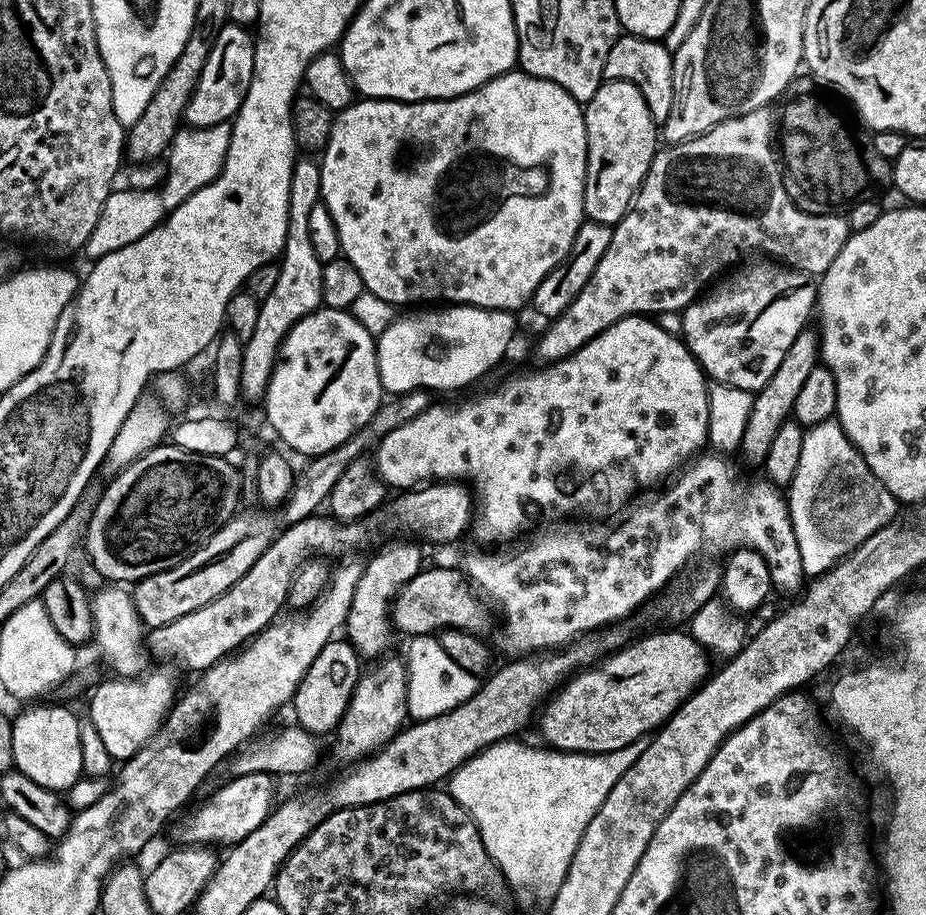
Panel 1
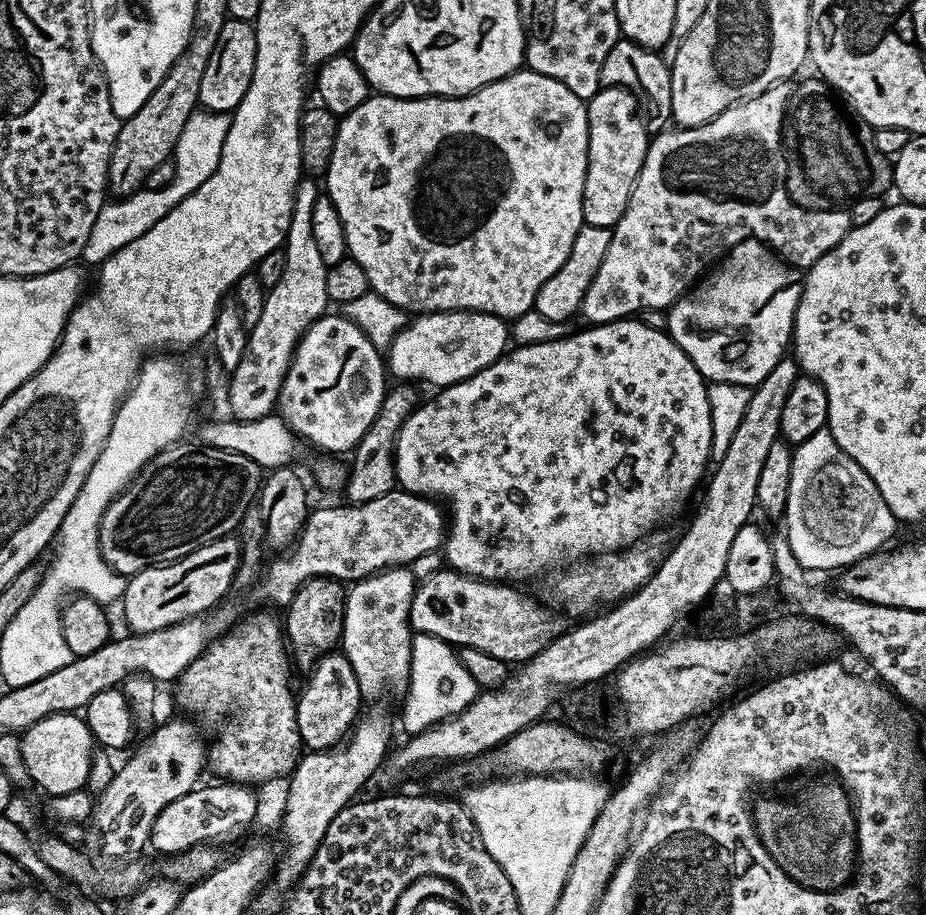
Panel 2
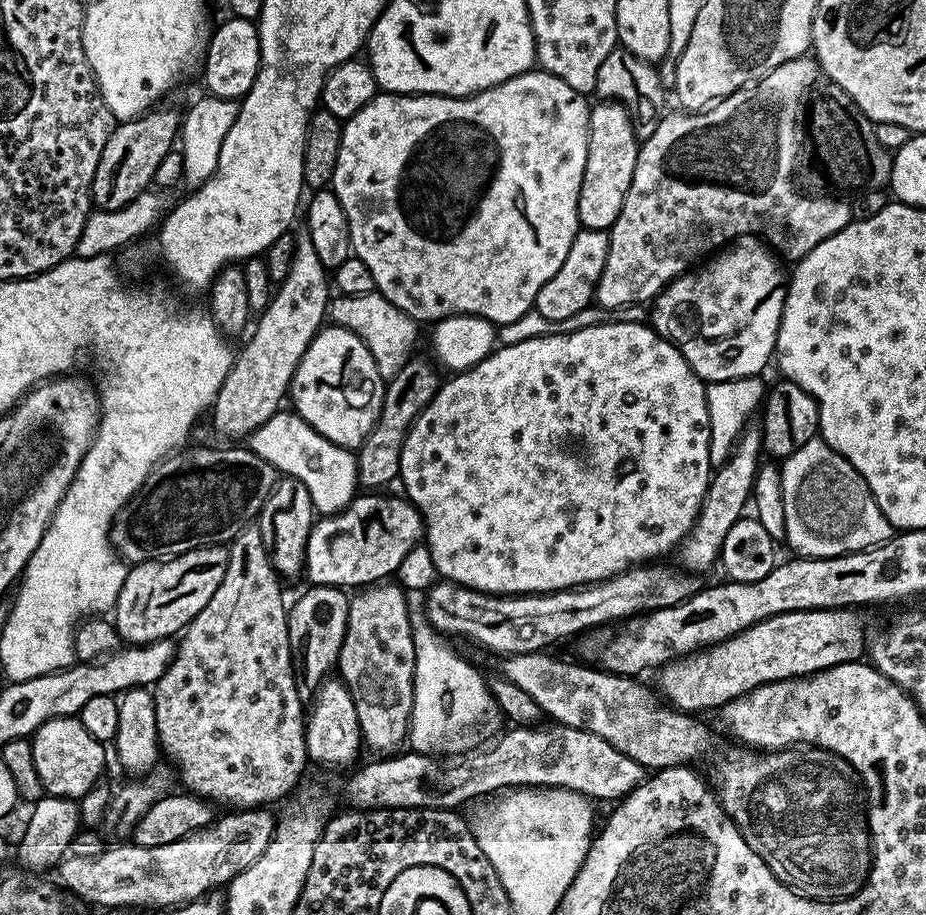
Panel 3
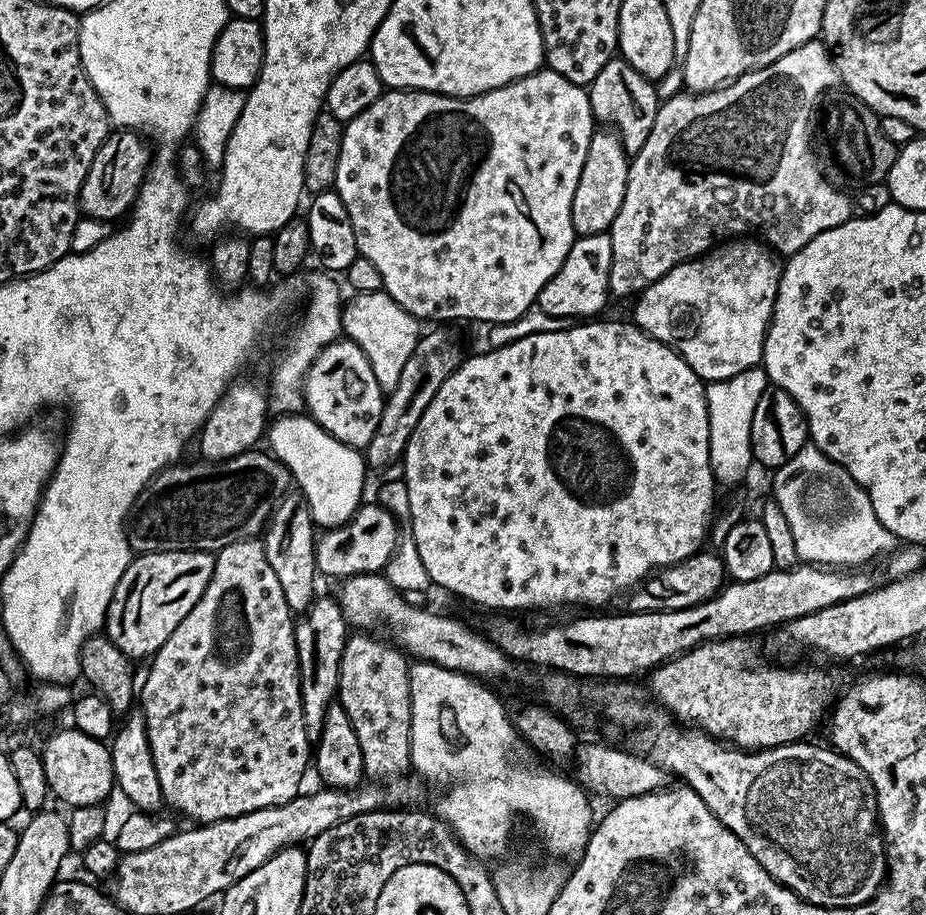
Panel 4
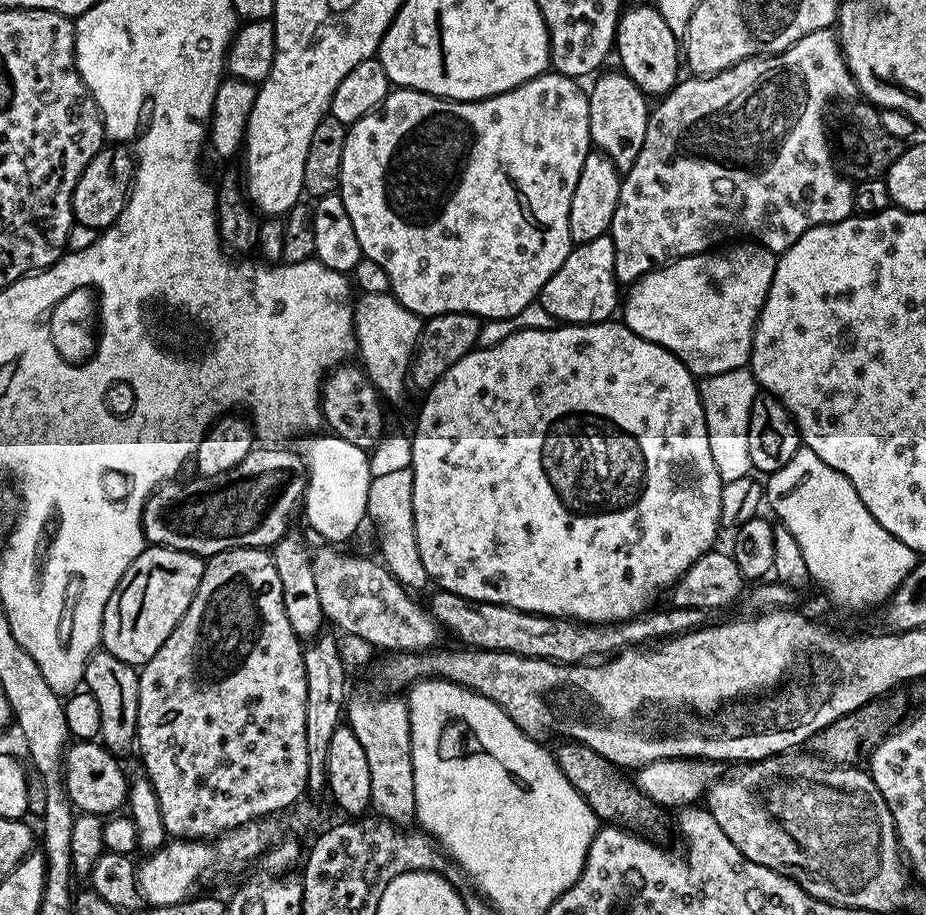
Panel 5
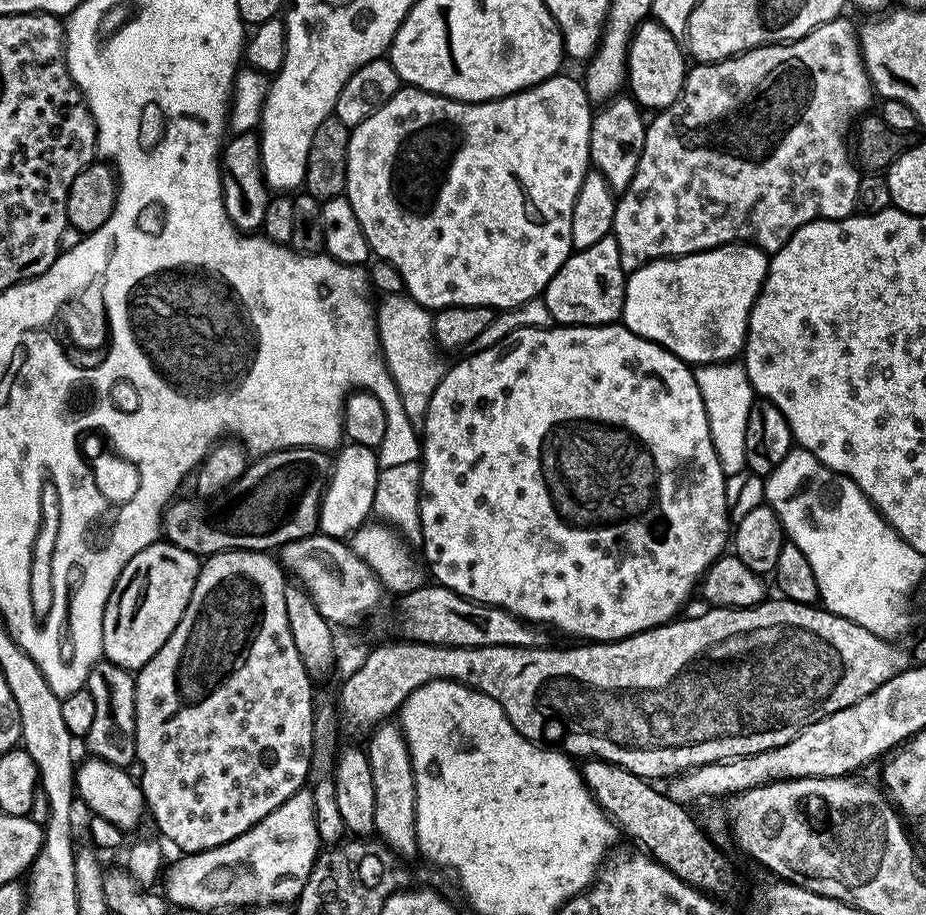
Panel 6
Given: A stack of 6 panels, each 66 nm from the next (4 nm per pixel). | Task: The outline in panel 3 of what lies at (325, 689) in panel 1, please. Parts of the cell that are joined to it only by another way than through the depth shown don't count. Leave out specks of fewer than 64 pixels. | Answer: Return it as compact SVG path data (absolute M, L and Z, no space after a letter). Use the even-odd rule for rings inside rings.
M329 678L321 688L316 689L316 695L312 697L306 712L304 737L308 747L308 759L313 765L316 763L324 768L351 769L357 763L355 760L362 753L358 710L354 710L354 698L350 698L350 690L343 680Z

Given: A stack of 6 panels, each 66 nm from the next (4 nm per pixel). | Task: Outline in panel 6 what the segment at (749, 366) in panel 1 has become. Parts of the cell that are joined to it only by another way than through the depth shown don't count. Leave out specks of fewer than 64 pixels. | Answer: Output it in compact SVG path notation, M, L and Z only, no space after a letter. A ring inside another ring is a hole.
M737 242L735 244L723 244L705 252L695 252L685 256L670 256L662 260L650 260L647 264L641 264L627 273L624 281L624 315L622 323L634 334L638 334L647 340L653 340L655 344L661 344L663 348L670 350L679 360L683 360L689 366L727 364L735 361L743 353L744 343L748 337L748 315L764 285L764 279L768 273L769 259L769 253L763 252L756 244Z

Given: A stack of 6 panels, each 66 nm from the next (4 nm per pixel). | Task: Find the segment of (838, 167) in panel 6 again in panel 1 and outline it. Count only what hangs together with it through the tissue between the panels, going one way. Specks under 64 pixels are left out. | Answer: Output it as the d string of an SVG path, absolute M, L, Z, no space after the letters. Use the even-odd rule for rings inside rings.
M767 107L750 110L746 114L730 118L726 122L715 124L713 128L706 130L700 136L683 140L681 144L670 144L661 147L657 151L656 157L650 162L650 170L646 174L644 183L641 184L639 192L636 193L632 207L612 228L610 246L606 246L606 254L602 254L602 262L598 262L594 274L590 274L590 282L586 282L586 286L582 286L578 298L574 298L574 302L570 302L570 306L566 311L561 316L555 317L549 323L552 325L541 334L540 341L536 344L536 356L540 359L540 362L551 362L566 358L578 351L583 344L590 342L598 334L602 334L602 330L606 330L614 322L625 320L628 316L644 316L645 314L655 314L662 311L683 313L684 309L696 301L713 281L723 277L737 263L735 260L739 258L740 252L748 252L751 248L756 252L760 252L756 254L767 254L769 257L783 262L789 268L797 268L803 272L808 272L813 278L819 277L830 266L830 262L834 262L834 258L838 258L838 250L842 250L842 246L850 235L848 221L840 214L815 216L809 212L804 212L788 197L788 192L784 188L785 175L782 171L782 164L774 151L774 116L773 113L771 116L768 111Z

